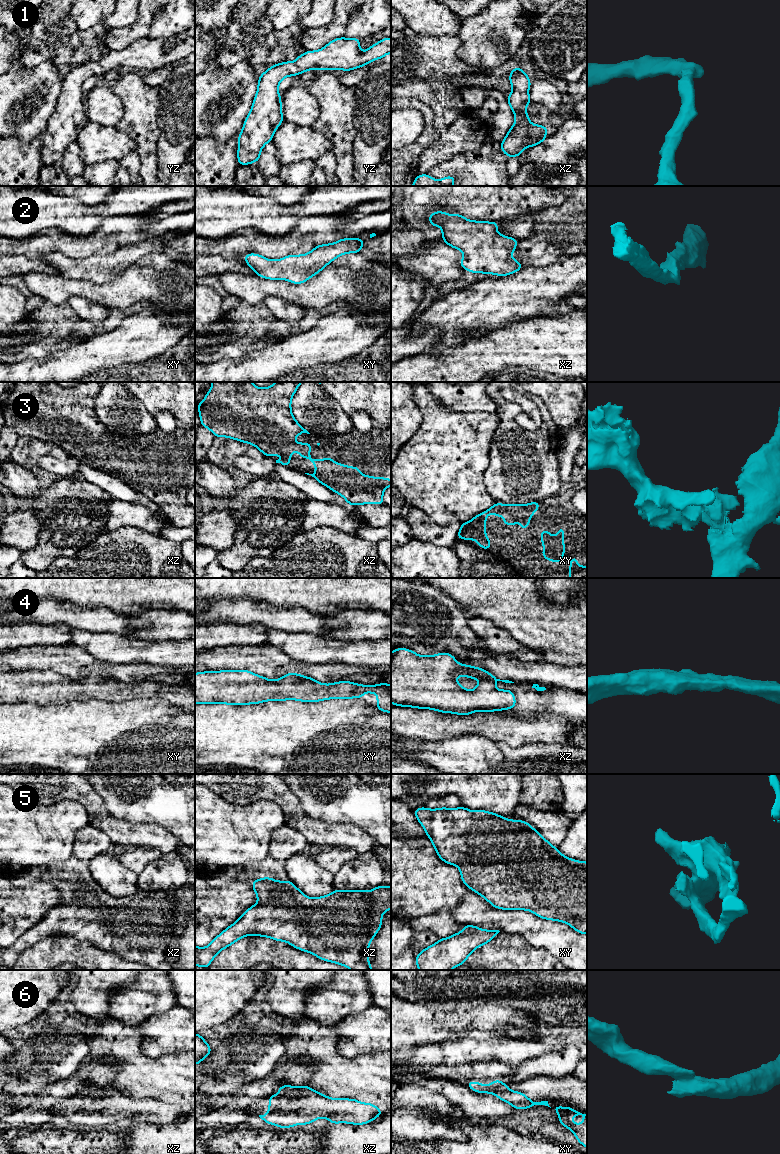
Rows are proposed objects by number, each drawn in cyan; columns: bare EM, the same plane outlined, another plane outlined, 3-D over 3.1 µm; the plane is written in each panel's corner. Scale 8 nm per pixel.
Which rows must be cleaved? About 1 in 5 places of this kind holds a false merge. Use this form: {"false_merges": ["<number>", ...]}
{"false_merges": ["6"]}

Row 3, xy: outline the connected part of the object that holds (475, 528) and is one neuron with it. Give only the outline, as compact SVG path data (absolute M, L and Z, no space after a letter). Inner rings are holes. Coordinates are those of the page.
M532 502L525 505L495 503L486 511L473 517L470 522L461 523L457 538L467 539L469 542L475 538L480 547L489 550L491 541L486 536L485 531L486 518L489 513L495 516L502 516L504 518L504 525L512 525L514 527L516 525L516 520L519 518L520 527L524 530L530 524L529 518L534 515L534 512L538 510L539 507L540 502Z

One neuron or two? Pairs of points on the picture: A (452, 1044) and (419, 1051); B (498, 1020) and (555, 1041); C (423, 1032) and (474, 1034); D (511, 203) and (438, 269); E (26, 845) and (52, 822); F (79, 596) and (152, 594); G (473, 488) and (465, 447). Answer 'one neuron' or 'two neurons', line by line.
A: one neuron
B: two neurons
C: two neurons
D: two neurons
E: one neuron
F: one neuron
G: one neuron

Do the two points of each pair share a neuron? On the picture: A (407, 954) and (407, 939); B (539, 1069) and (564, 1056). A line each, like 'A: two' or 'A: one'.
A: one
B: one

